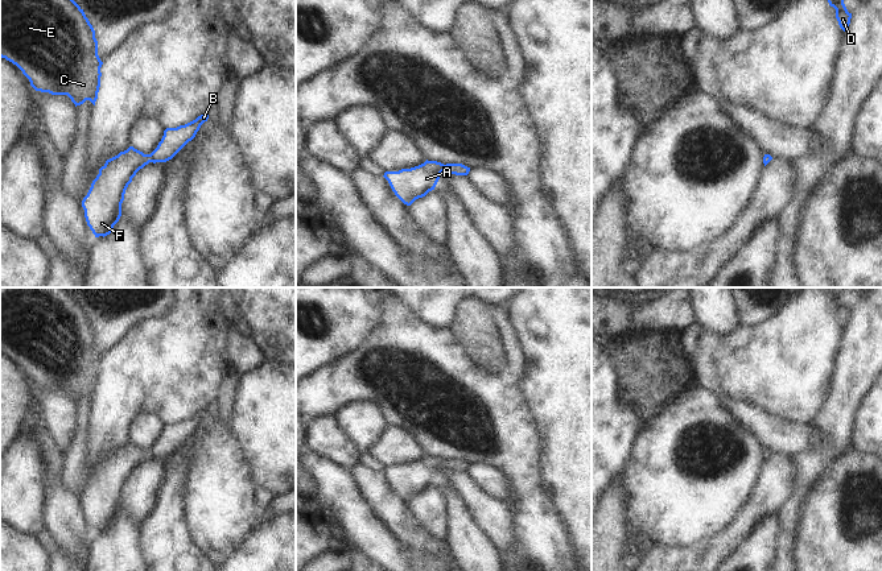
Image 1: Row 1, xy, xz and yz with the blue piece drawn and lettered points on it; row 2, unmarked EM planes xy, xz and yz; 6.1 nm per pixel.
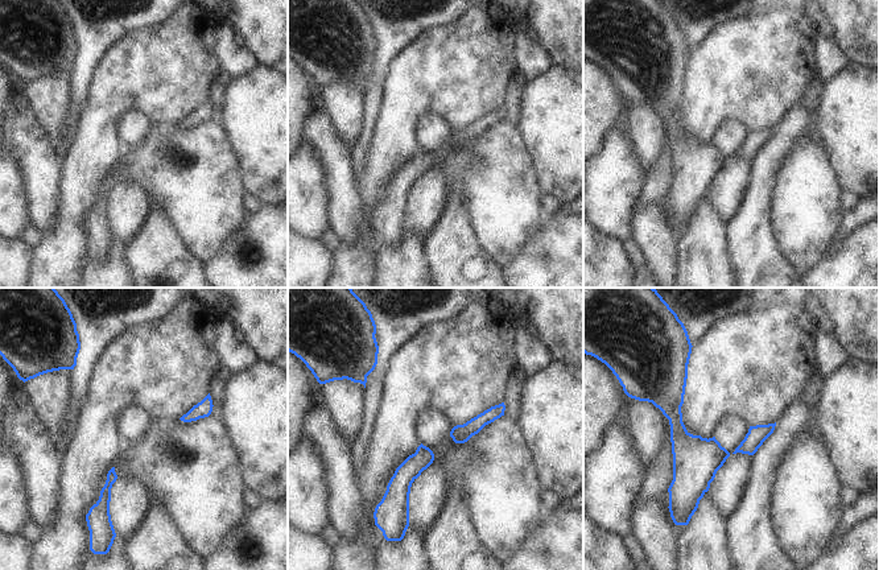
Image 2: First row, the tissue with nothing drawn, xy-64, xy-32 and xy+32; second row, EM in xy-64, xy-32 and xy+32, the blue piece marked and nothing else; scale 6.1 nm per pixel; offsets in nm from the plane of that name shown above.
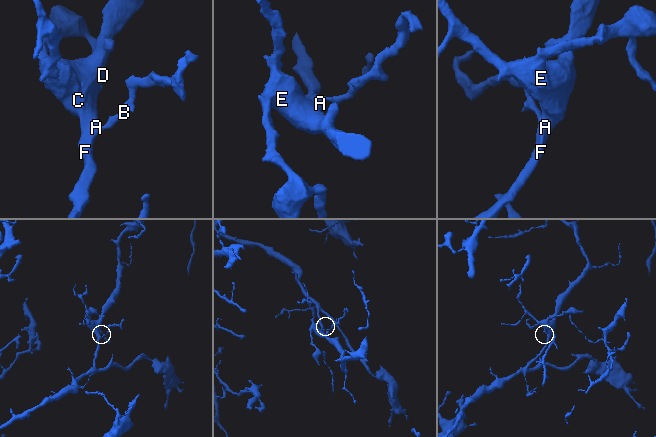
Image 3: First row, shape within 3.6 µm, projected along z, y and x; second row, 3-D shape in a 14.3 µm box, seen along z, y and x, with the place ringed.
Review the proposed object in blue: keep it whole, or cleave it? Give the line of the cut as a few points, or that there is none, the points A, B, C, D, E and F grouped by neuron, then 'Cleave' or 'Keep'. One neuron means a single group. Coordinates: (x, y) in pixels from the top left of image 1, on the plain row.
No split. Groups: A B C D E F. Keep

